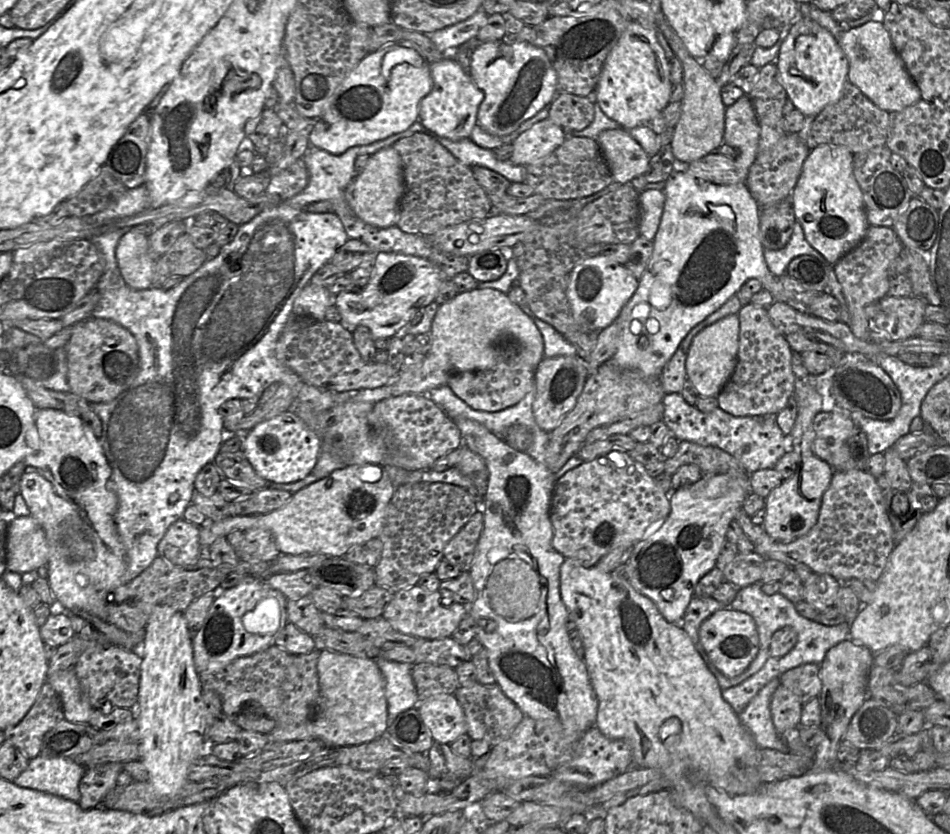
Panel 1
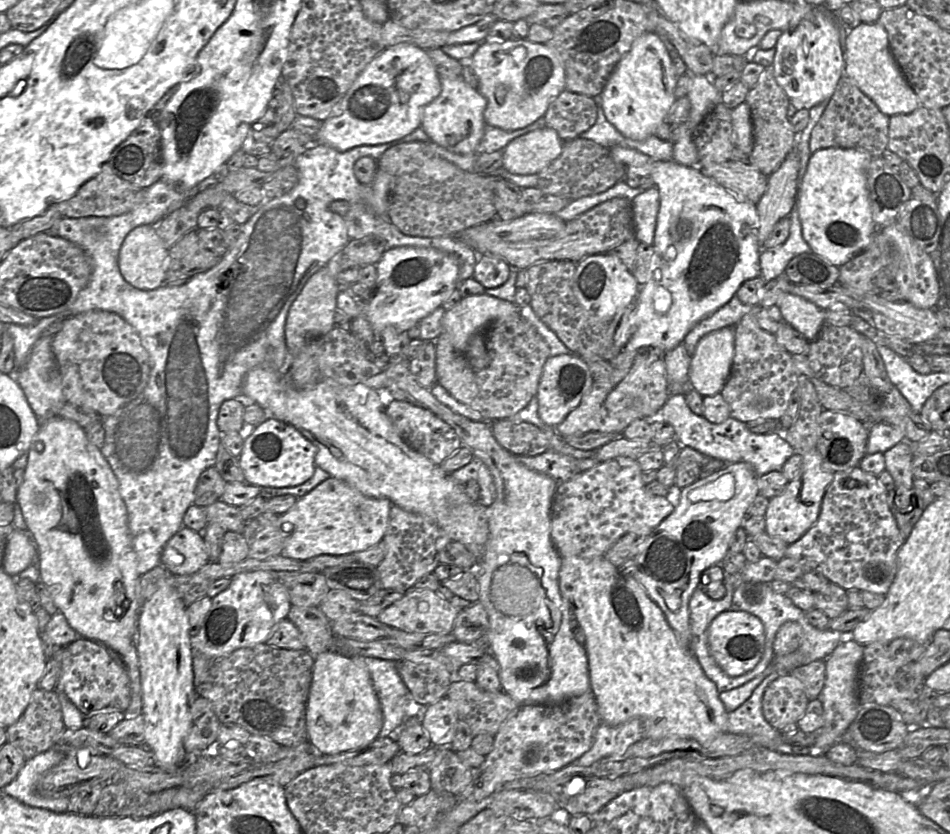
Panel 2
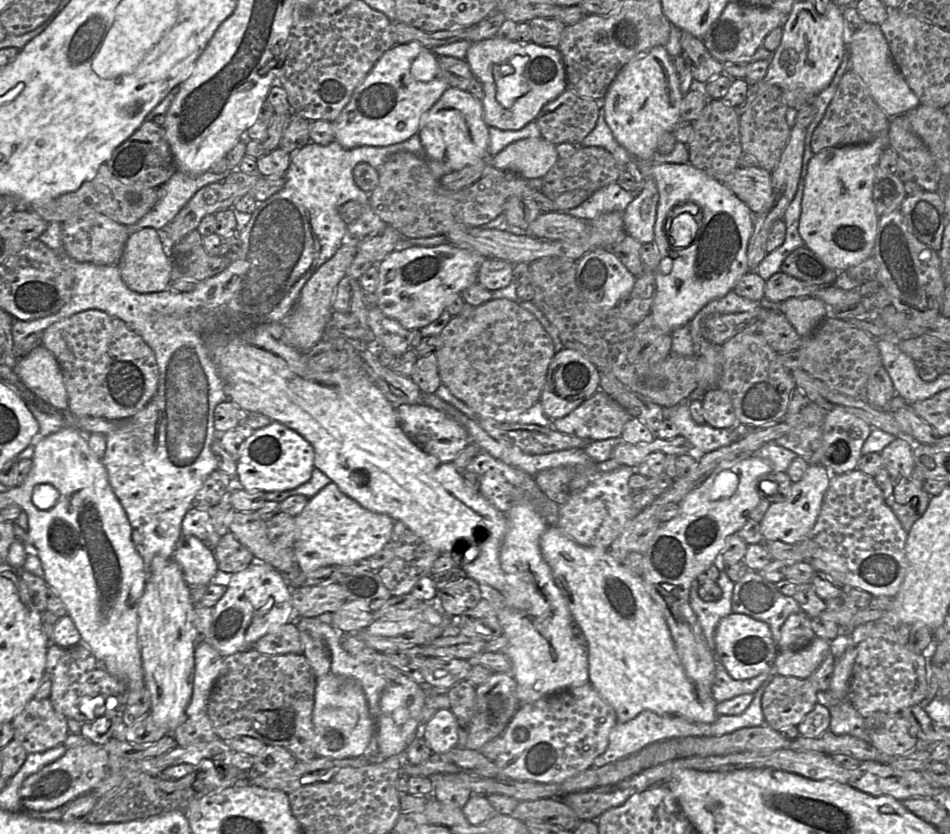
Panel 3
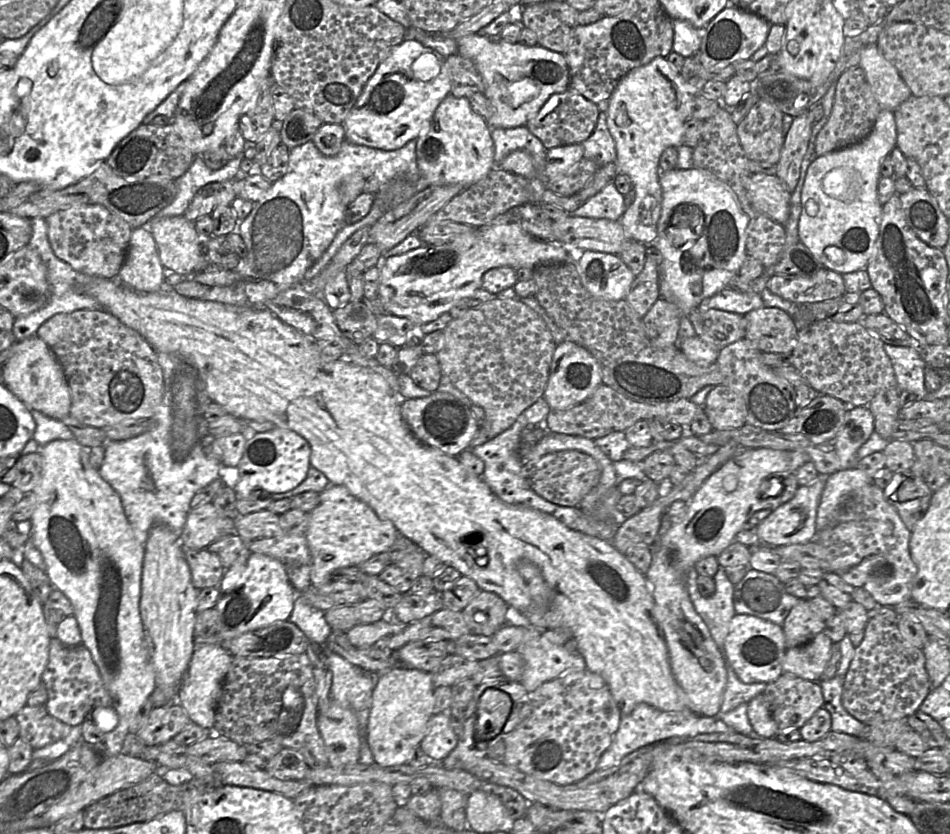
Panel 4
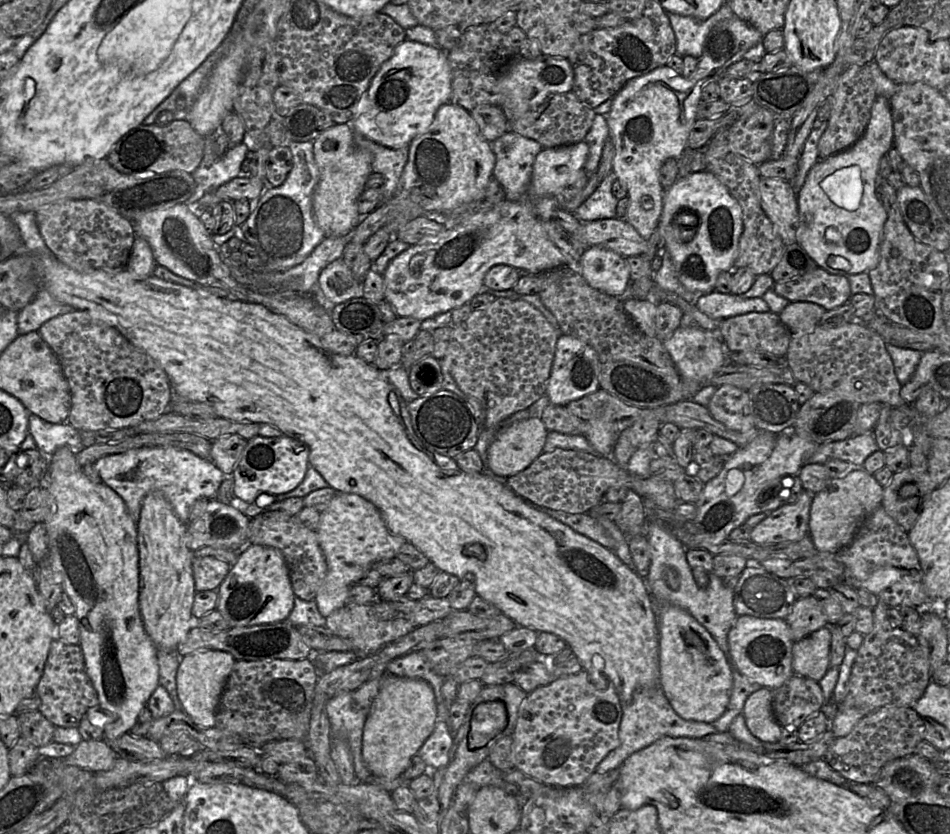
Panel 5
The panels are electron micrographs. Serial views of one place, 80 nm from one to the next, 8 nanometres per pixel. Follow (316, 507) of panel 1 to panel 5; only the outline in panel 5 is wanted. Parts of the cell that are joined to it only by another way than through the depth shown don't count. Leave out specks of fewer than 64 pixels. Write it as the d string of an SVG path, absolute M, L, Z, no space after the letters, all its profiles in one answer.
M337 492L335 494L328 507L321 512L316 532L326 559L327 574L314 600L320 614L325 618L348 603L350 588L358 584L367 571L379 561L395 558L402 545L406 542L404 538L389 531L379 510L371 502L352 493Z

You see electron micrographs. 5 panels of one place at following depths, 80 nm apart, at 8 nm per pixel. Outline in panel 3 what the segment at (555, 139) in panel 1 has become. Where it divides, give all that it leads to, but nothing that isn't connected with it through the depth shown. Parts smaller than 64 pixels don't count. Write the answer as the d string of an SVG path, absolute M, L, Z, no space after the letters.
M526 138L509 144L490 158L490 165L524 179L543 178L559 159L556 145L540 138Z

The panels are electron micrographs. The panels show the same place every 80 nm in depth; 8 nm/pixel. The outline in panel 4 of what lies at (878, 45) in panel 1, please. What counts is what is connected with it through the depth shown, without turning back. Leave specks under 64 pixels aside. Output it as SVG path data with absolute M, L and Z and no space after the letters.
M869 44L862 50L859 66L864 70L866 79L881 108L893 112L912 95L897 69L884 58L877 44Z

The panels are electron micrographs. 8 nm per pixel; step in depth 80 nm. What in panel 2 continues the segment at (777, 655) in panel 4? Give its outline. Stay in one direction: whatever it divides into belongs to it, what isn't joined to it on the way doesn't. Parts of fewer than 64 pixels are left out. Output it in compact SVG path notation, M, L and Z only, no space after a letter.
M727 610L718 614L708 628L708 646L717 665L730 676L740 676L761 660L765 647L765 629L761 620L745 611Z

